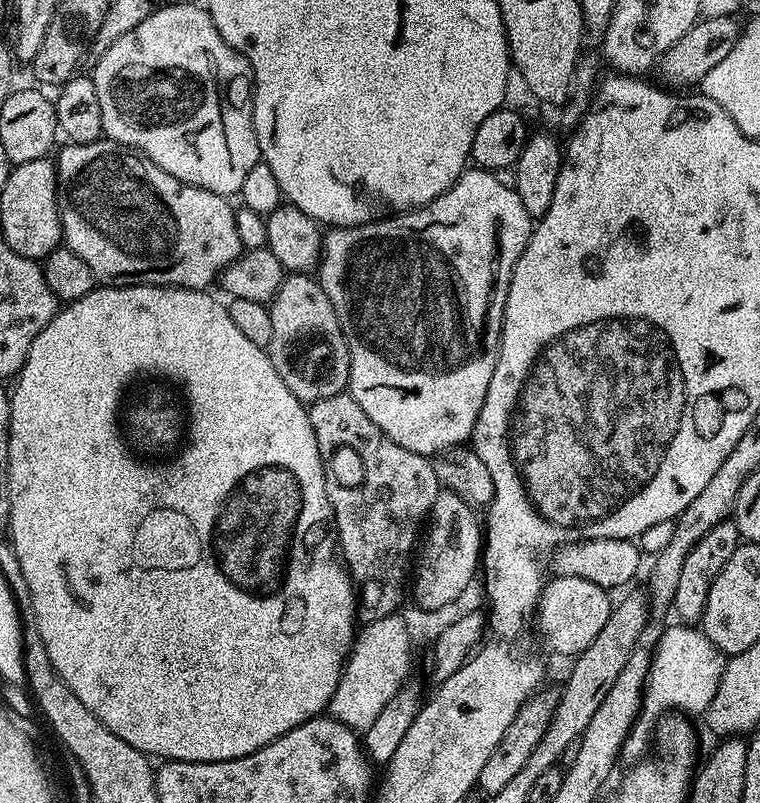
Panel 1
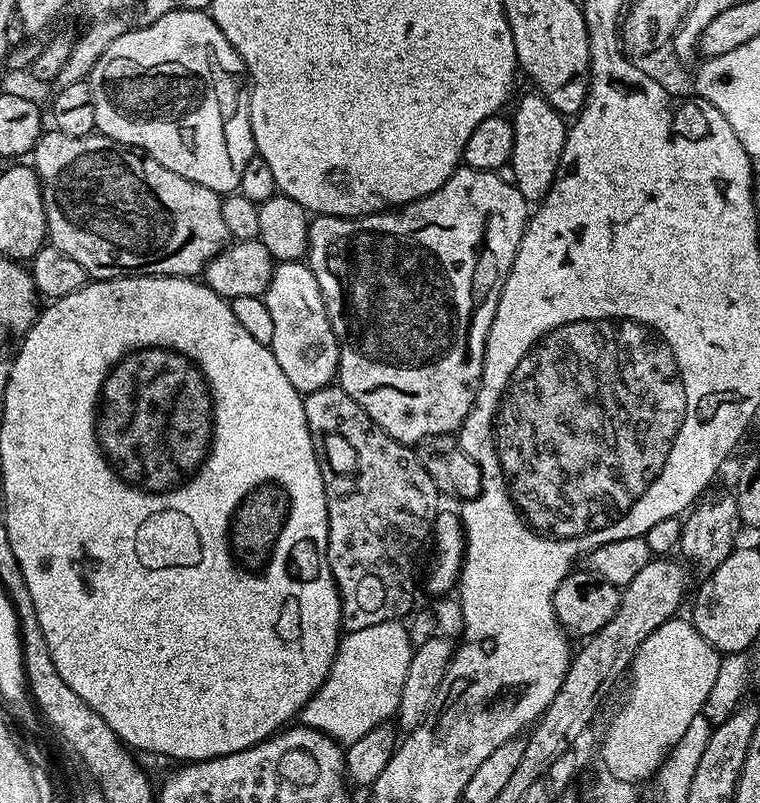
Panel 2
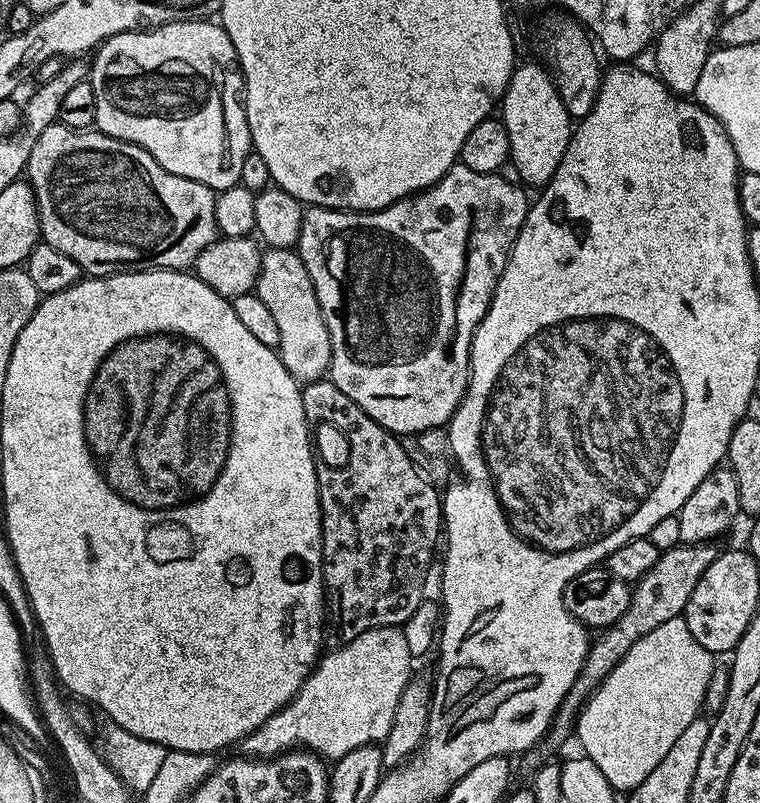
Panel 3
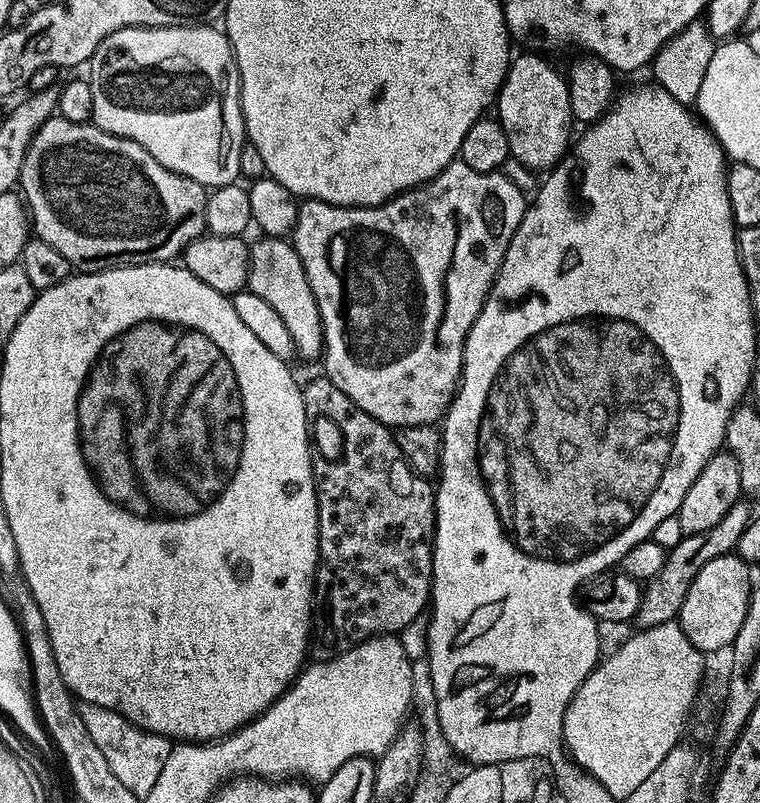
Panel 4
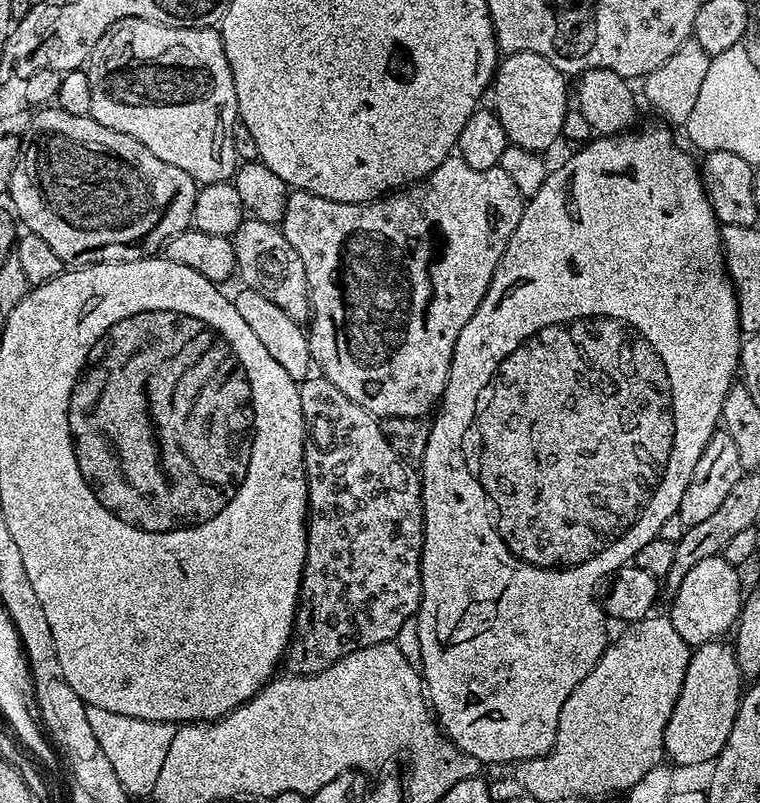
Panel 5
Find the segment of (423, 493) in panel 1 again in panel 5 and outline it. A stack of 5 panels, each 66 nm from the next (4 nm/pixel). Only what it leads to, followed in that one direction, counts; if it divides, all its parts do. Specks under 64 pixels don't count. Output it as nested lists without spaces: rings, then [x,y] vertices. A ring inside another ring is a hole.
[[[323,374],[309,375],[308,379],[299,381],[299,386],[305,425],[311,429],[316,423],[325,423],[329,428],[330,442],[315,449],[316,468],[309,467],[306,472],[308,478],[306,562],[300,583],[300,603],[296,605],[296,621],[292,624],[292,639],[288,641],[288,650],[284,653],[282,664],[293,676],[313,676],[334,666],[339,660],[346,658],[346,654],[354,654],[354,650],[395,641],[398,630],[402,630],[402,622],[413,619],[419,612],[422,594],[420,559],[424,545],[424,507],[422,506],[419,475],[415,471],[408,472],[409,465],[391,449],[390,443],[383,436],[381,421],[377,417],[367,412],[362,406],[358,406],[358,402],[346,398],[346,394],[342,394],[342,390],[338,390],[338,386],[334,386],[334,382],[327,380]]]

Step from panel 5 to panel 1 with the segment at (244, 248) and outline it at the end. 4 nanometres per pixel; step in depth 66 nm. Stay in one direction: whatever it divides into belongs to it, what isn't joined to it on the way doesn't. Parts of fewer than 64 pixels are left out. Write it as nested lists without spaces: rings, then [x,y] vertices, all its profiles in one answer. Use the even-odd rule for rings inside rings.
[[[308,274],[285,275],[268,313],[271,333],[266,351],[294,398],[307,406],[347,389],[350,358],[346,338],[319,279]]]

